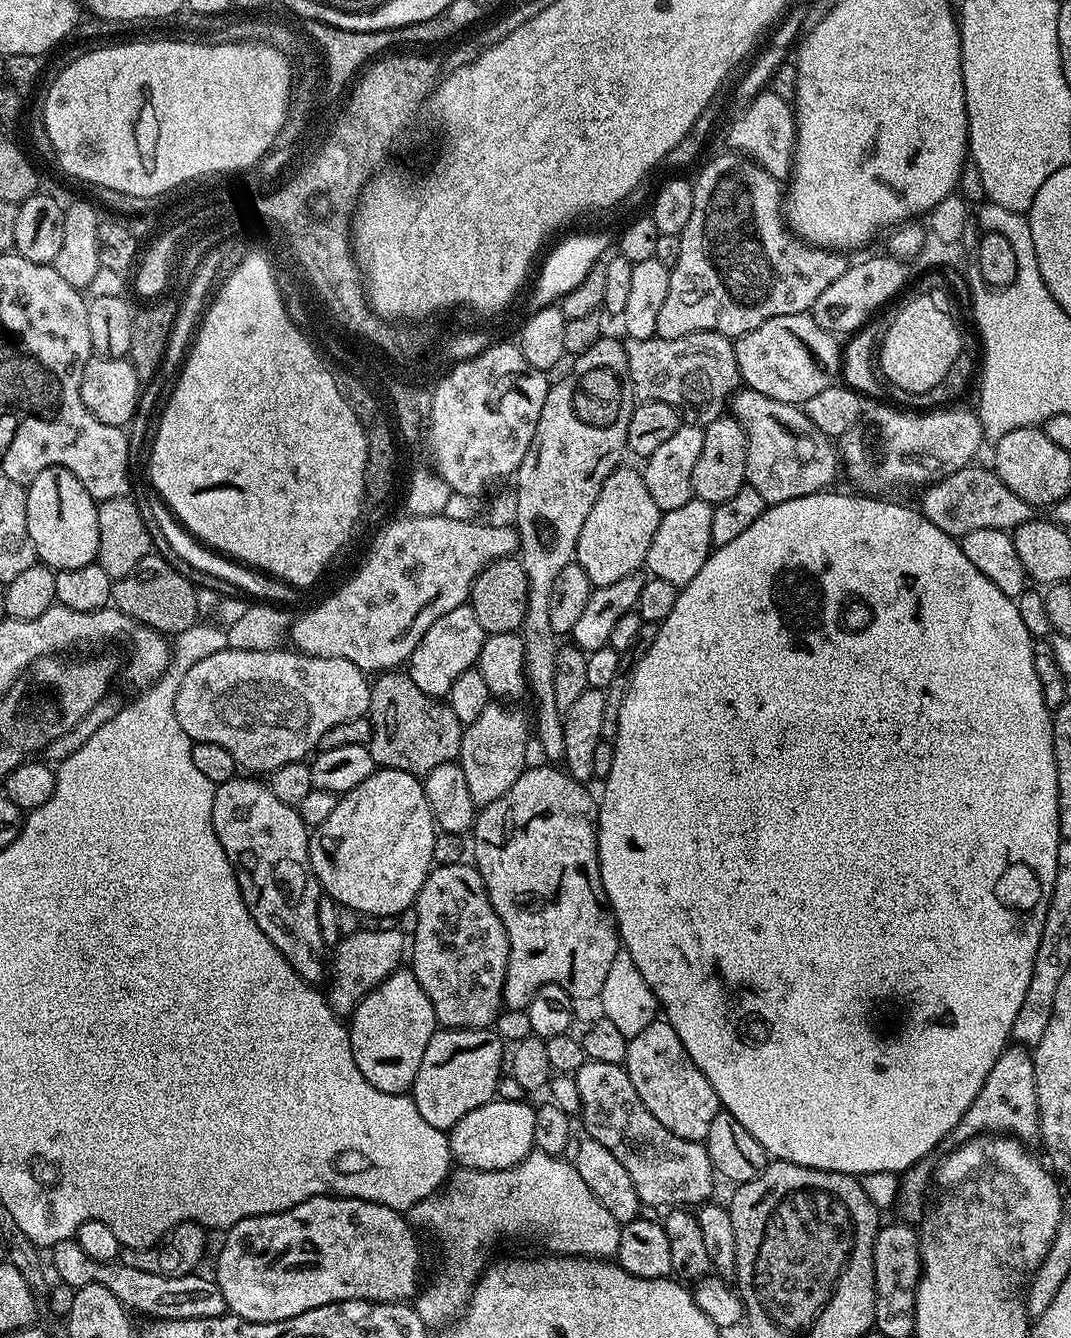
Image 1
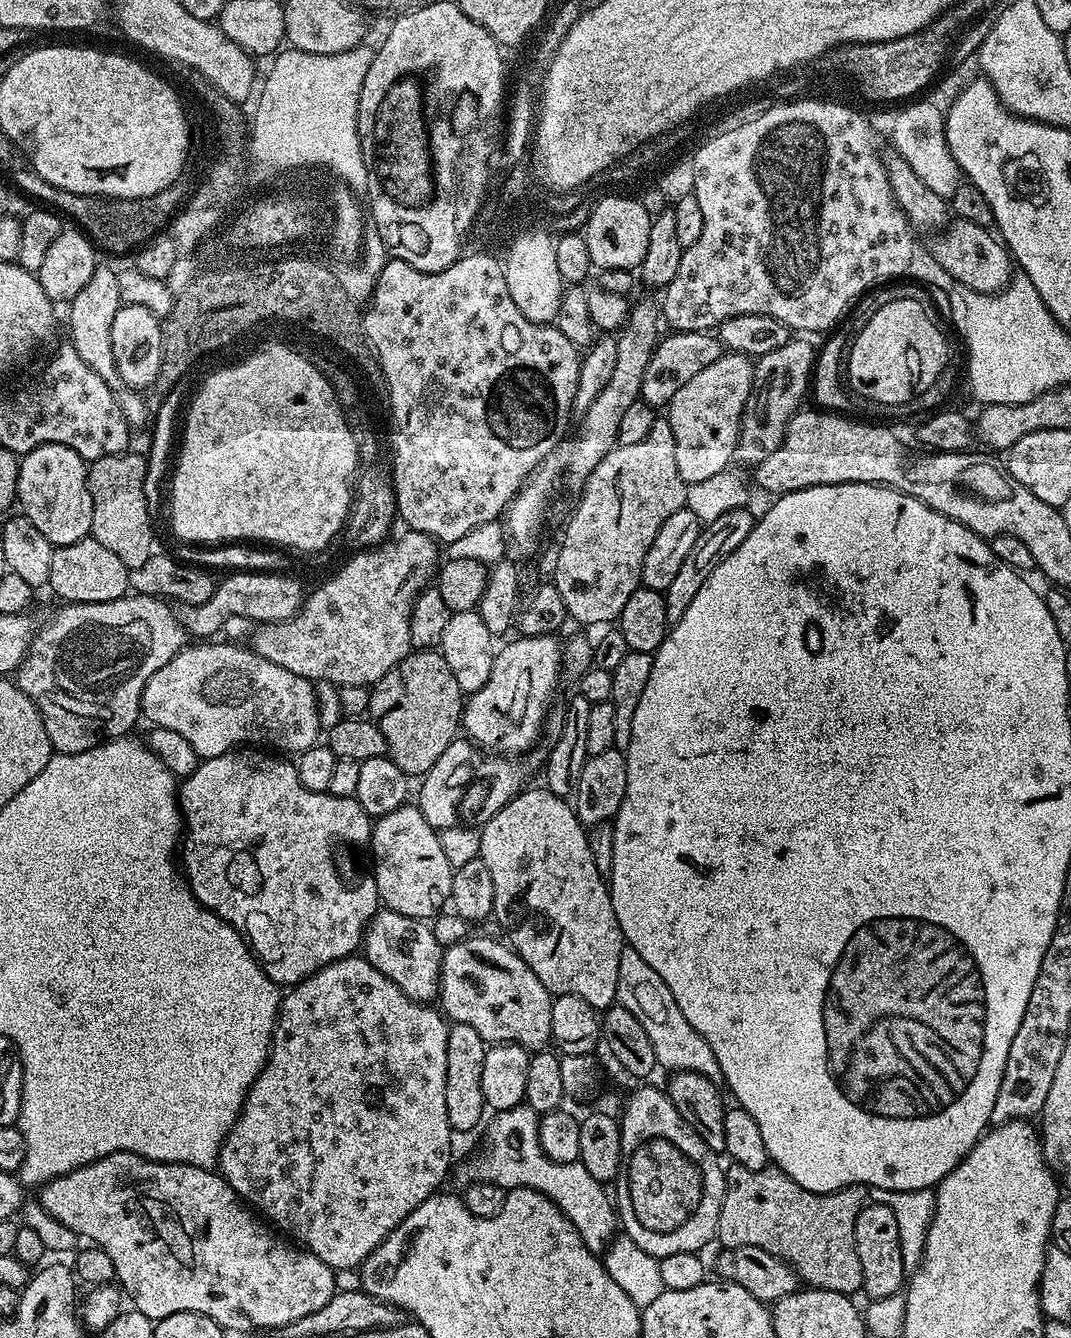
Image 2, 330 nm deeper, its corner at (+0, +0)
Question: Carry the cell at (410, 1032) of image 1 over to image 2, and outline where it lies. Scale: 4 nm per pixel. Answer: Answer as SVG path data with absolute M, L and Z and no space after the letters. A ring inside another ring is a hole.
M381 907L372 915L362 941L362 955L369 960L390 982L402 990L411 1000L432 1002L440 994L440 967L444 948L438 937L432 933L431 923L398 914L394 910Z

